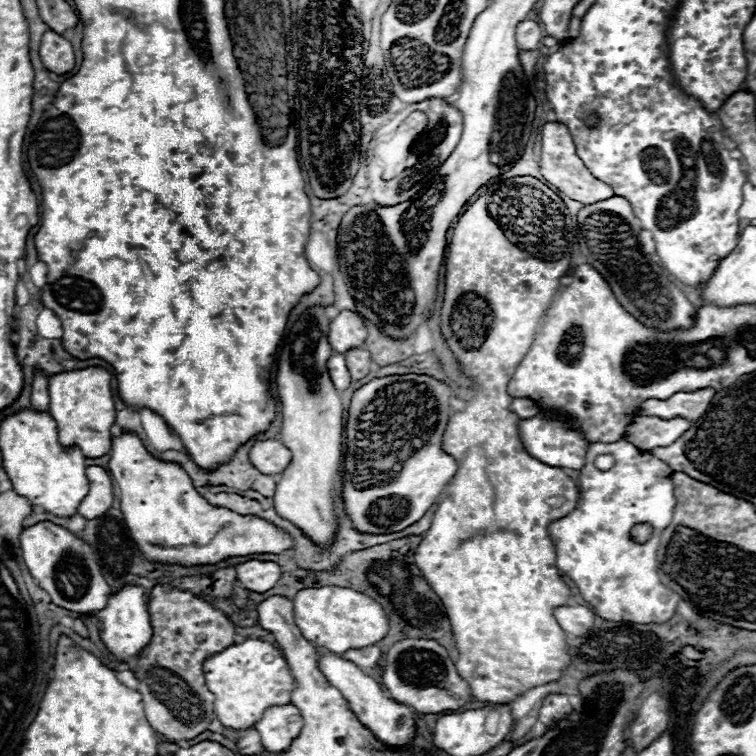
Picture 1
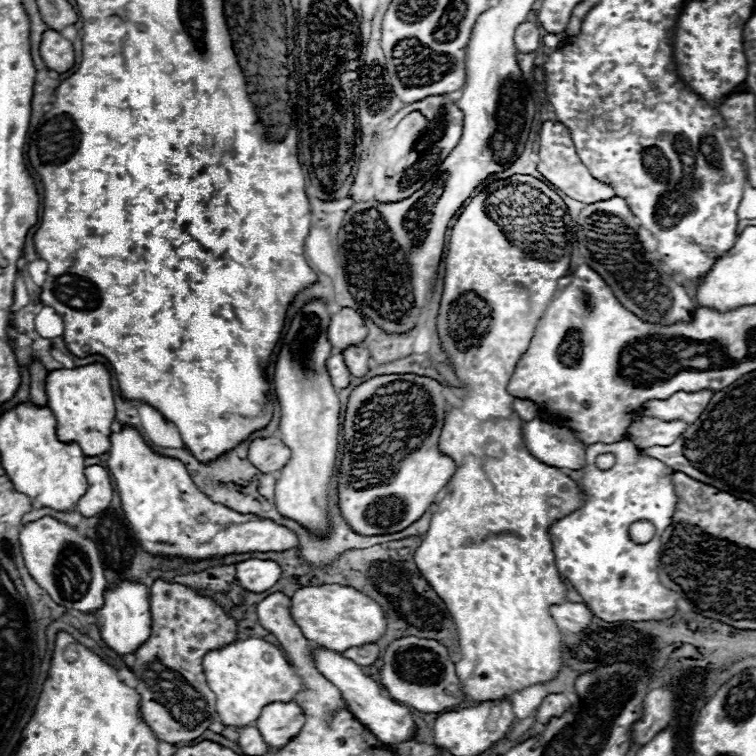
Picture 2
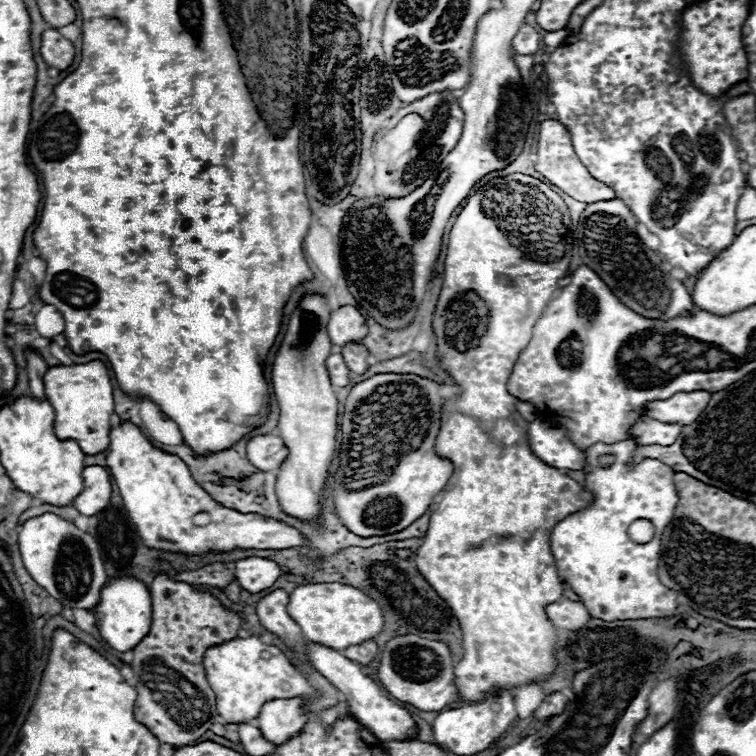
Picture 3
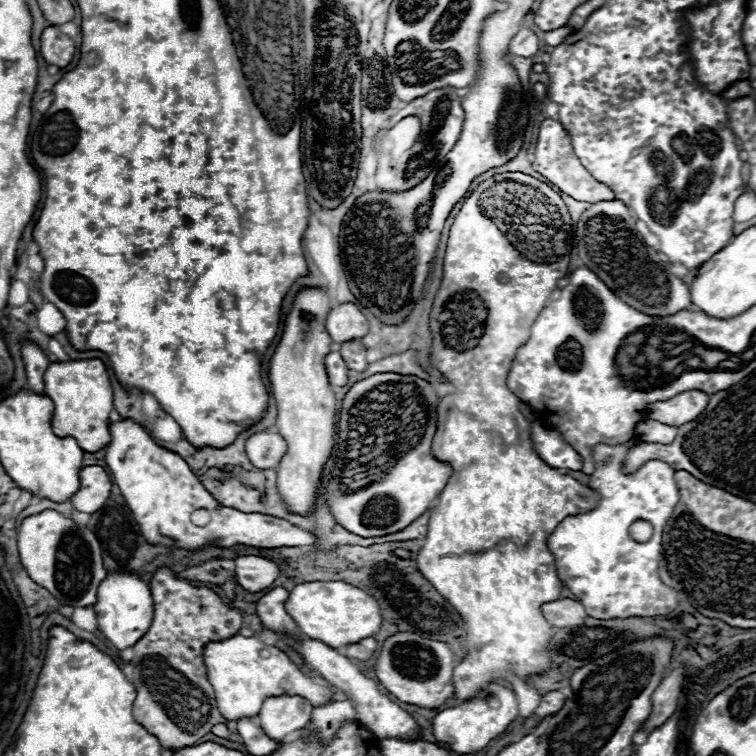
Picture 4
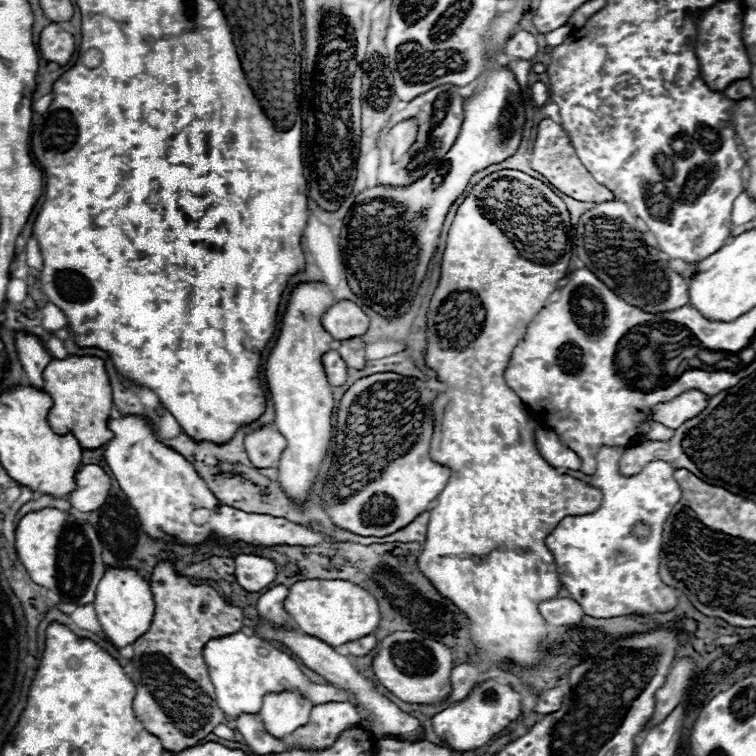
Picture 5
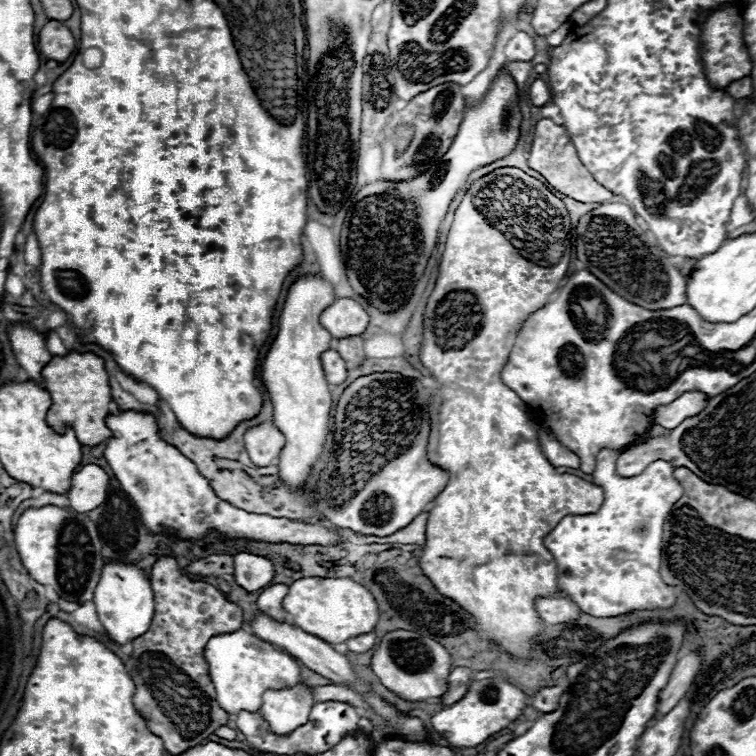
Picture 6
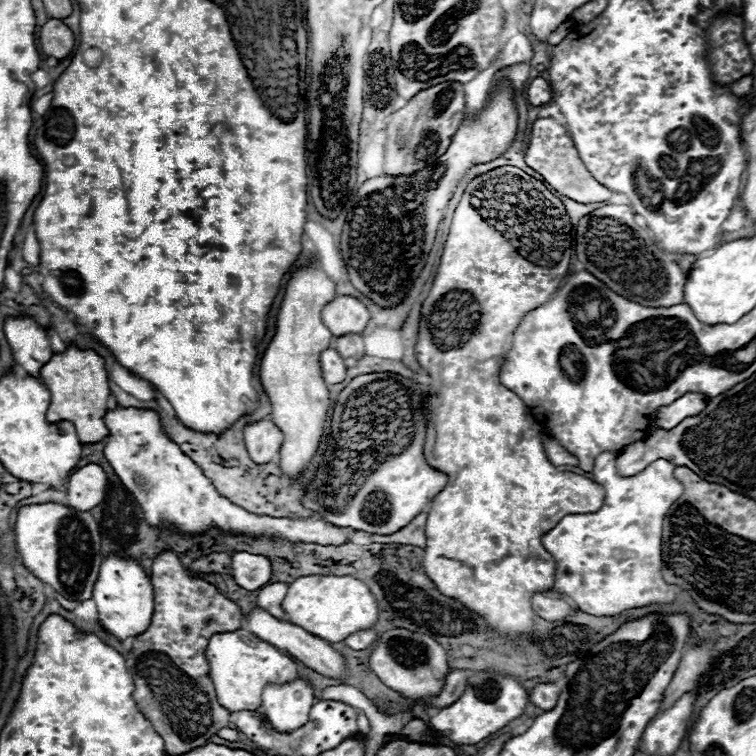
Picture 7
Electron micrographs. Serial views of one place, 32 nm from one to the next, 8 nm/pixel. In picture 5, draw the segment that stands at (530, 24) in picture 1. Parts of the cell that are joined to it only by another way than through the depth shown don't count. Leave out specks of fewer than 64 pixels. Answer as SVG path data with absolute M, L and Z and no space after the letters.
M518 30L506 44L506 56L510 56L510 58L530 60L536 56L536 50L538 50L536 36L532 36L526 30Z

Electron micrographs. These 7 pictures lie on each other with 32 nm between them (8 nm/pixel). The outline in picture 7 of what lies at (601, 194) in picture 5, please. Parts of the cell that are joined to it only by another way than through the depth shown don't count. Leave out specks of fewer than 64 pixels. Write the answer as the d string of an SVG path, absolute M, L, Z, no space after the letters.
M538 118L532 126L532 140L526 152L526 164L534 168L538 174L544 176L544 180L560 194L582 202L582 204L594 204L594 202L608 202L612 192L598 184L594 176L588 172L588 168L582 164L578 150L574 148L574 142L570 140L566 128L558 124L552 118Z

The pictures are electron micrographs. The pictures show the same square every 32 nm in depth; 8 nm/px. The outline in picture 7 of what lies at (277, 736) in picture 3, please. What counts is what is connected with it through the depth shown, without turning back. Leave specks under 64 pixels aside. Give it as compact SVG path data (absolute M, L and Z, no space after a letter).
M298 678L284 686L266 686L258 712L276 732L292 732L308 722L308 714L314 704L314 688L306 680Z

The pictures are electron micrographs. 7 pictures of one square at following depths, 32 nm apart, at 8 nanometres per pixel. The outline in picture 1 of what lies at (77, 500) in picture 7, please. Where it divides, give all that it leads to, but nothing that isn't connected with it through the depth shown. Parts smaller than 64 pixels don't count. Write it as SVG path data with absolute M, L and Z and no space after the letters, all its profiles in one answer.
M88 466L86 476L90 480L90 492L78 506L78 514L84 516L86 520L94 520L104 516L112 506L112 500L114 500L112 480L110 480L110 474L100 466Z

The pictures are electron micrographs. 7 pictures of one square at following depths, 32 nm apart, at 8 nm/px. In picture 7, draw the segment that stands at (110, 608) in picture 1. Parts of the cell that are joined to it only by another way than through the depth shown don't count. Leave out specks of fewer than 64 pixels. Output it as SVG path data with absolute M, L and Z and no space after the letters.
M106 556L102 562L98 580L94 584L92 600L96 602L100 624L120 642L130 636L138 636L146 632L150 626L152 614L154 614L152 584L136 560L122 560L120 556Z

